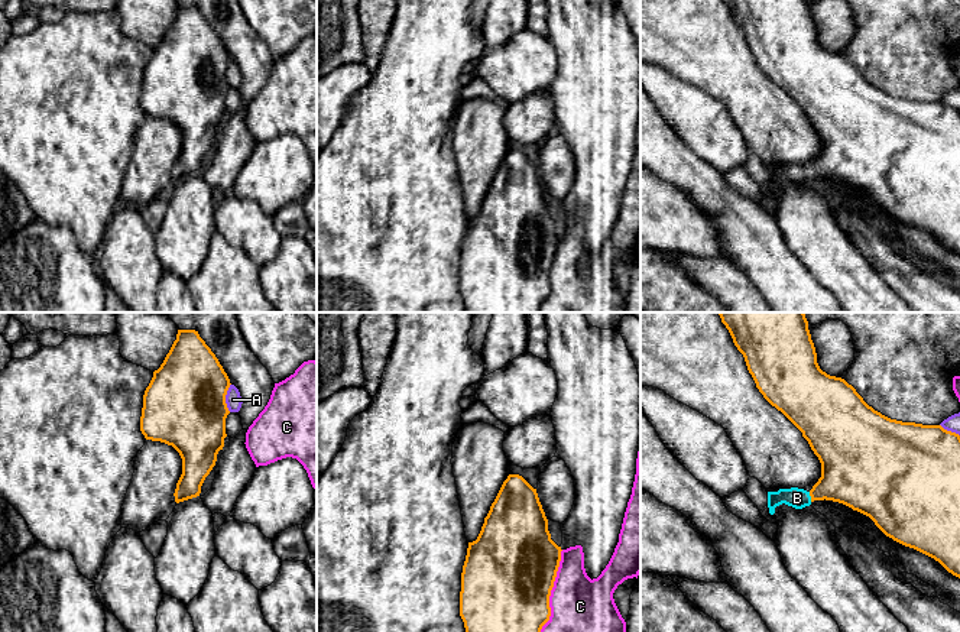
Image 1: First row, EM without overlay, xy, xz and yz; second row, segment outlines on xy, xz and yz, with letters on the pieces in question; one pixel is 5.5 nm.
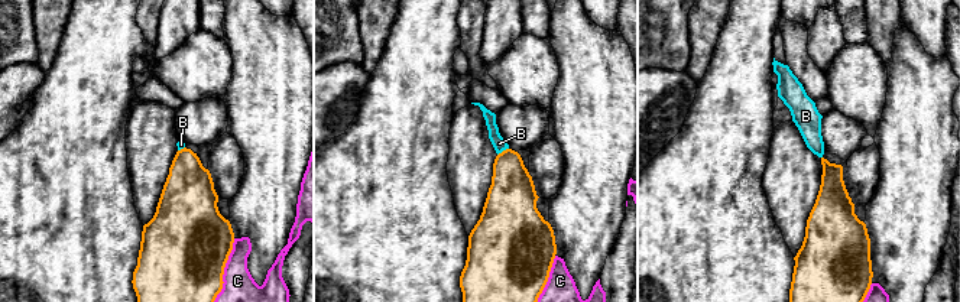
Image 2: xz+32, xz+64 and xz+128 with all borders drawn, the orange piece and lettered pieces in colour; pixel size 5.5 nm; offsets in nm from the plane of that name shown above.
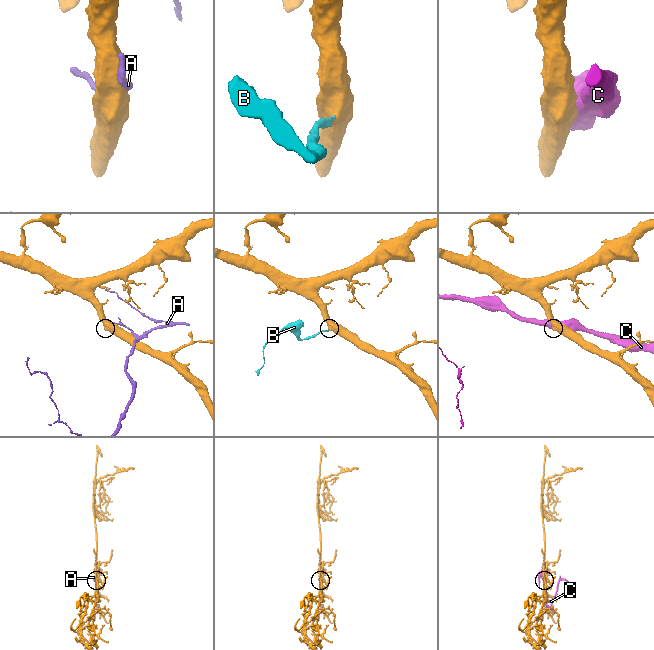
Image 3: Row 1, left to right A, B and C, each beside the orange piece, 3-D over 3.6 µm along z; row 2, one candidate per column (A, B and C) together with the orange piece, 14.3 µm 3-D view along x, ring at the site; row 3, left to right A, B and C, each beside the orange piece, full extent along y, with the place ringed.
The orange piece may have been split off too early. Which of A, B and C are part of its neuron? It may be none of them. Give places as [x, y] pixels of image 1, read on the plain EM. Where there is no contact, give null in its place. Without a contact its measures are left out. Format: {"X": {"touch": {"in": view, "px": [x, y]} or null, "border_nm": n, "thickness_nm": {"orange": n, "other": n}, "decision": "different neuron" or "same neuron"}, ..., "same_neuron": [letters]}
{"A": {"touch": {"in": "xy", "px": [224, 74]}, "border_nm": 160, "thickness_nm": {"orange": 460, "other": 90}, "decision": "different neuron"}, "B": {"touch": {"in": "yz", "px": [810, 171]}, "border_nm": 60, "thickness_nm": {"orange": 320, "other": 110}, "decision": "same neuron"}, "C": {"touch": {"in": "xz", "px": [550, 269]}, "border_nm": 500, "thickness_nm": {"orange": 500, "other": 400}, "decision": "different neuron"}, "same_neuron": ["B"]}

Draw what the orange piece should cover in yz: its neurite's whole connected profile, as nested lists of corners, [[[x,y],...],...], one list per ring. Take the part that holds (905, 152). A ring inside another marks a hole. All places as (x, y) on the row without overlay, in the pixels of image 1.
[[[808,0],[724,1],[759,68],[802,108],[821,139],[821,153],[810,168],[798,163],[768,168],[769,189],[782,179],[795,185],[824,175],[843,179],[869,192],[886,213],[934,234],[960,255],[960,111],[941,101],[902,98],[875,87],[844,55],[820,45]]]

